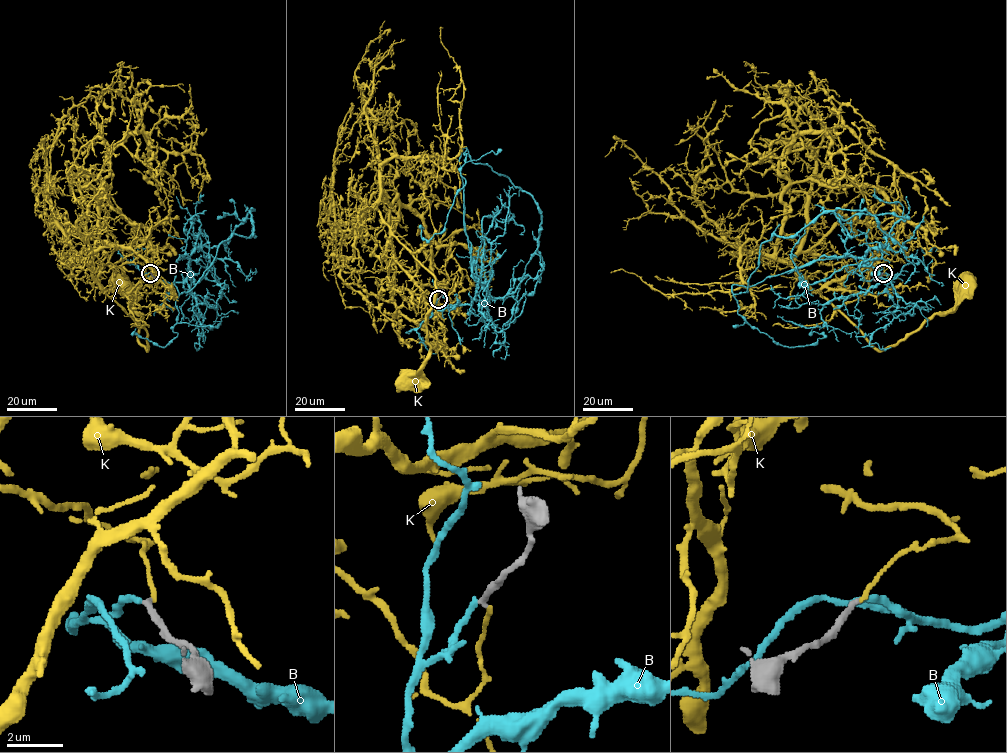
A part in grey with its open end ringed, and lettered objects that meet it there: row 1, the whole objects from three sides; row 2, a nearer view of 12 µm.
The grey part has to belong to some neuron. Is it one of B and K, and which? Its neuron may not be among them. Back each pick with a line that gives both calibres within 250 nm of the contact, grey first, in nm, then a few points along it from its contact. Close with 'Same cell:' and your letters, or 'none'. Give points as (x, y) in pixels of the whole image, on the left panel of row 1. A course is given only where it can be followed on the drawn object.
B: 240/200 nm | via (150, 272), (184, 282), (184, 256), (171, 286), (189, 291), (222, 242), (250, 235), (253, 209), (224, 250)
Same cell: B

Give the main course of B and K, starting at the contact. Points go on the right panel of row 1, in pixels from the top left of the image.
B: (883, 272), (896, 274), (836, 257), (732, 291), (747, 291), (774, 234), (838, 209), (866, 210), (906, 250)
K: (883, 272), (892, 266), (878, 262), (874, 267), (854, 269), (819, 291), (880, 350), (954, 306), (964, 285)

